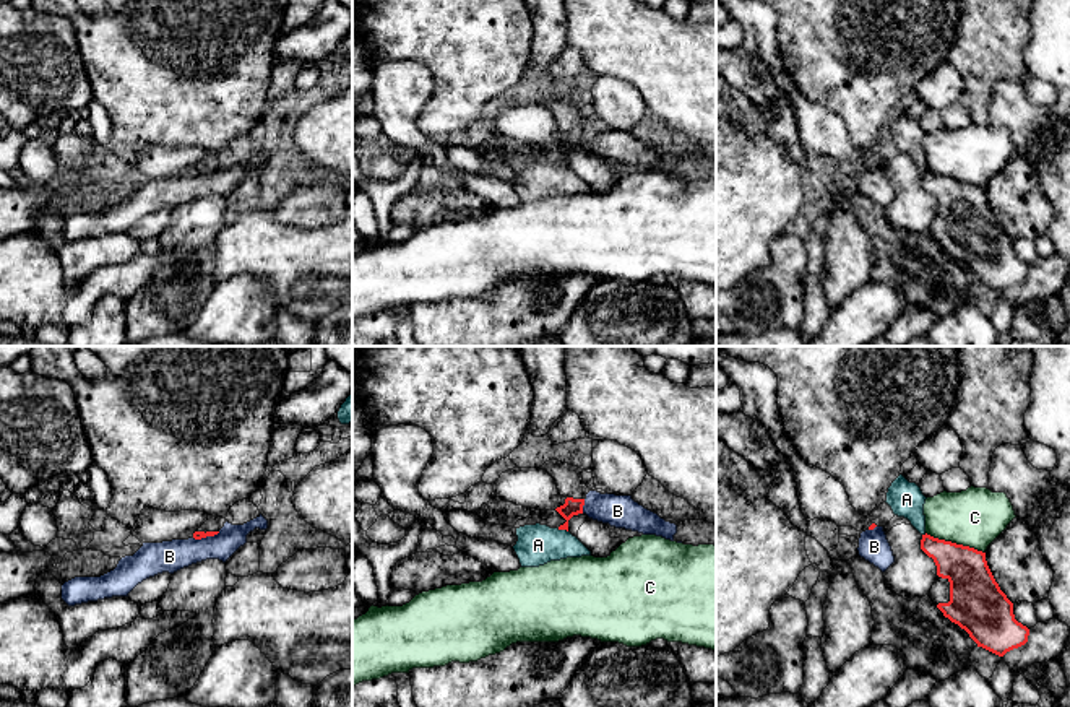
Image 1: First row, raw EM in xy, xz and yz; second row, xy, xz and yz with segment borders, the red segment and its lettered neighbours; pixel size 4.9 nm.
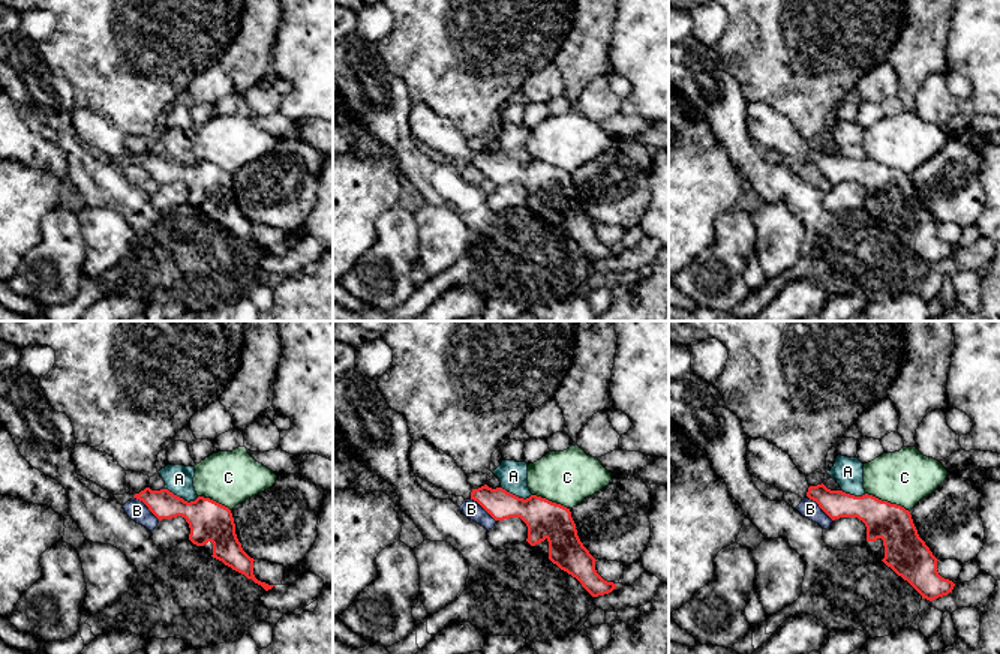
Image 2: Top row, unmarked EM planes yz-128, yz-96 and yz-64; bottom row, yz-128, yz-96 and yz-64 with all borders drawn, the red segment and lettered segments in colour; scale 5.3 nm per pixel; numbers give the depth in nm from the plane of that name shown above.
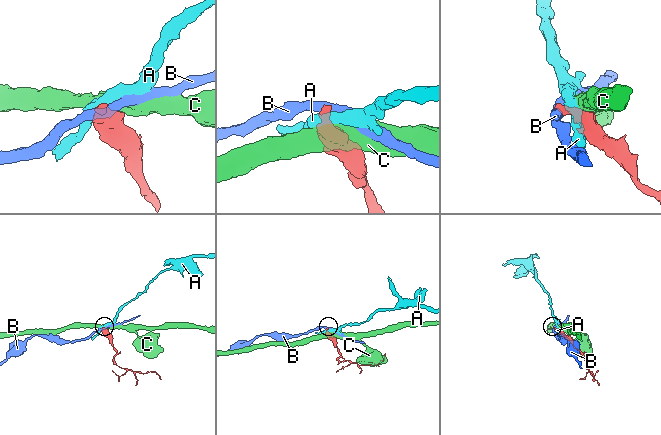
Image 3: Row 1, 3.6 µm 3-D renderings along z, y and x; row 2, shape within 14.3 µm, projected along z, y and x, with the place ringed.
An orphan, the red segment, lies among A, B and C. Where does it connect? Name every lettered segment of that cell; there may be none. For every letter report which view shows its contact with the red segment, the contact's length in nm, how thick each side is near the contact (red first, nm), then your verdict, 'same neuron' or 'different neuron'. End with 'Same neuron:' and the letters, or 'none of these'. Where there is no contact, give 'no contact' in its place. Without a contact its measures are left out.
A: xz | 60 nm | 80/200 nm | different neuron
B: xz | 70 nm | 80/160 nm | different neuron
C: yz | 300 nm | 240/280 nm | different neuron
Same neuron: none of these

